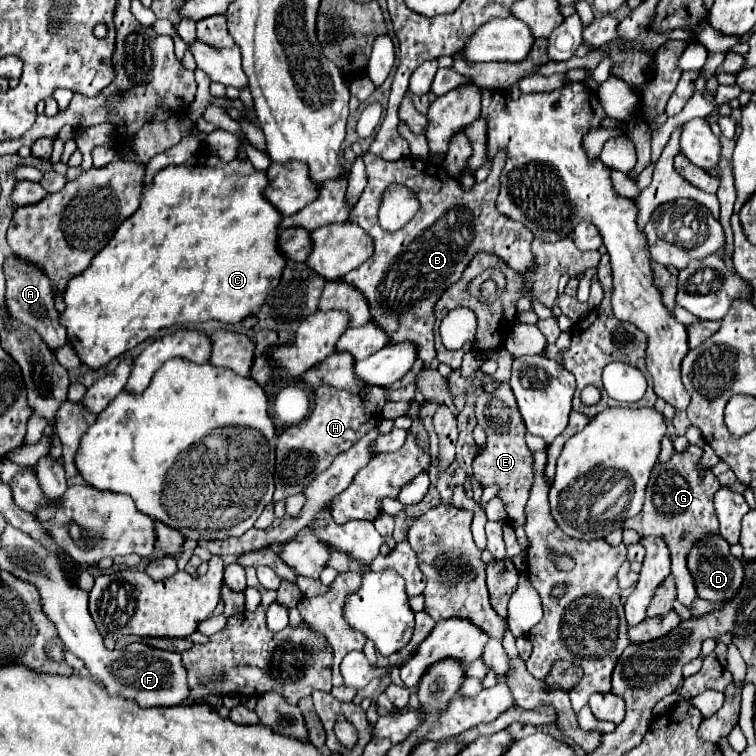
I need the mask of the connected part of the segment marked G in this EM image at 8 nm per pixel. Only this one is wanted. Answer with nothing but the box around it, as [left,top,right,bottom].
[622,446,720,608]

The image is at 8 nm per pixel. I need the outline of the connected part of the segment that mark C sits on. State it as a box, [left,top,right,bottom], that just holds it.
[60,154,286,370]

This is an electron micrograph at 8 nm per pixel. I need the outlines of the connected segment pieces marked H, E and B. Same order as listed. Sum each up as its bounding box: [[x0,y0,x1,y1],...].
[[274,386,376,502],[472,384,534,524],[338,152,536,362]]

